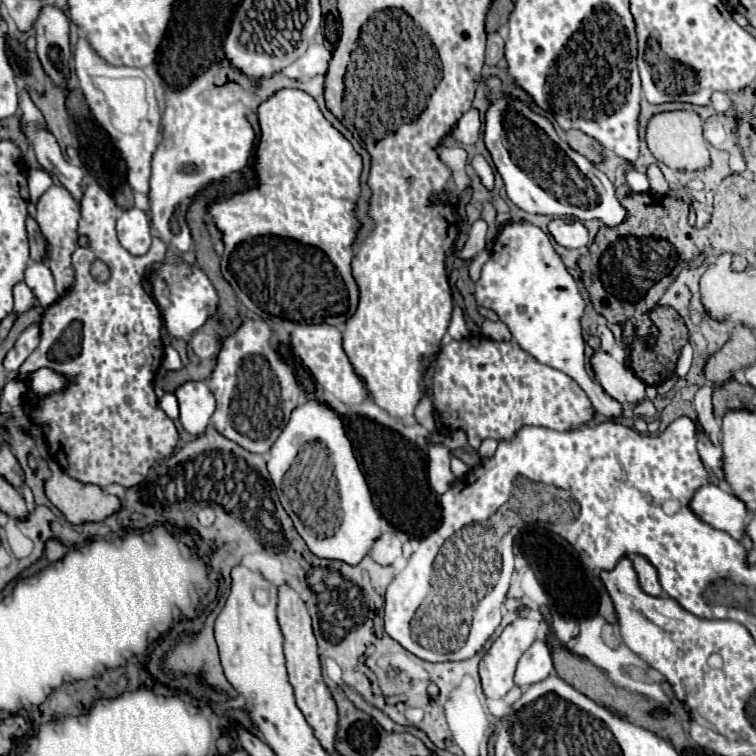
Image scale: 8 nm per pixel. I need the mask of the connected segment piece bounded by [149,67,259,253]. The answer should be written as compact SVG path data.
M211 67L207 73L203 73L199 79L195 79L189 87L181 89L179 93L165 93L167 107L163 113L163 143L157 147L157 153L153 157L153 173L149 181L149 217L159 239L181 253L191 249L191 233L185 223L185 213L193 195L203 185L231 175L239 177L239 171L243 167L249 167L251 153L255 149L257 131L247 121L247 115L255 113L259 105L259 99L255 97L253 91L255 91L255 79L249 79L243 73L239 83L227 81L225 85L213 85L213 67Z

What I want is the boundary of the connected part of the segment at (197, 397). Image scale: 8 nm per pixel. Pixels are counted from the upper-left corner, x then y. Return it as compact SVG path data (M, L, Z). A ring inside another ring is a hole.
M191 381L181 385L175 391L175 397L179 401L179 421L183 429L191 435L201 435L207 429L215 409L215 397L205 381Z

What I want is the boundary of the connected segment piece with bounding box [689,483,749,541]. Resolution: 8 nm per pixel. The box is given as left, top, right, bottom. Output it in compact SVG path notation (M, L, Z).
M707 483L693 493L689 509L711 527L729 533L737 541L743 541L745 517L749 517L749 511L745 509L743 501L733 497L731 491L723 491L717 485Z

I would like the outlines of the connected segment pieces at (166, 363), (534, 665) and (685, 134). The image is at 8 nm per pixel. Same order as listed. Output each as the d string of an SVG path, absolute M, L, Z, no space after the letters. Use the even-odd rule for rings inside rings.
M169 345L165 347L165 359L163 359L163 367L167 369L181 369L181 359L179 359L179 353Z
M545 639L535 641L519 659L517 671L515 671L515 683L521 689L527 689L529 685L543 681L553 671L553 659L551 659L551 647Z
M693 111L659 113L649 121L647 145L657 161L665 163L673 171L699 171L711 165L707 139L703 137L703 121Z

